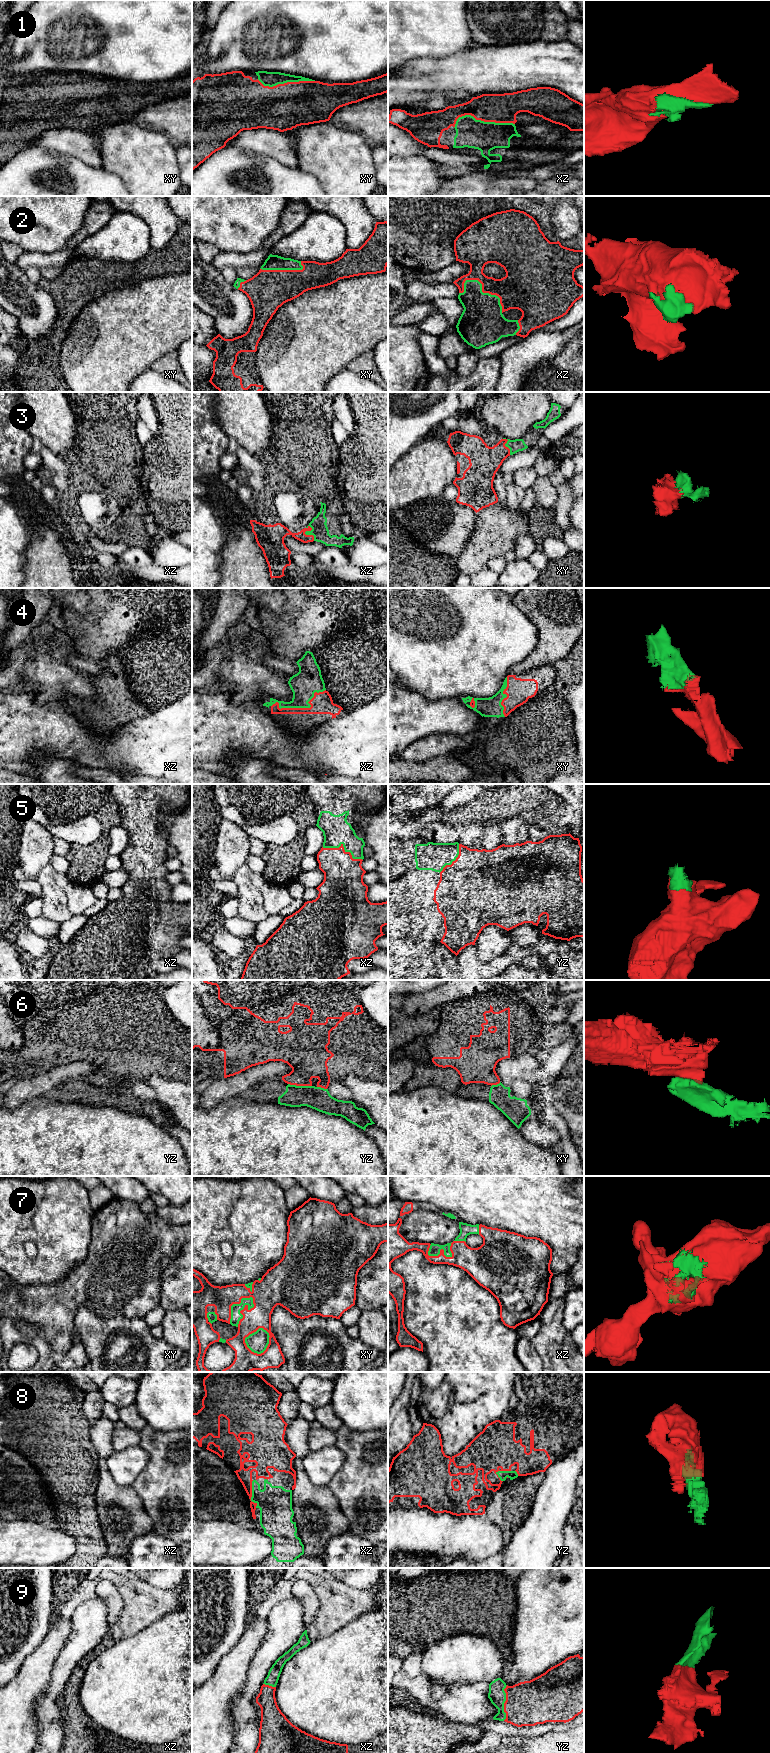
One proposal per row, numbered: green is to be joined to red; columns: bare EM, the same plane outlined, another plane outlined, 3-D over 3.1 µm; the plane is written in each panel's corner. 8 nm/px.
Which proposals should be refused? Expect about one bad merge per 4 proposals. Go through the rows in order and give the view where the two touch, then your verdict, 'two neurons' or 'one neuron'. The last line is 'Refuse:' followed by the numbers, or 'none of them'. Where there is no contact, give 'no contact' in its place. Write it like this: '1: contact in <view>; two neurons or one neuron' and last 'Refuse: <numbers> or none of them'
1: contact in xz; one neuron
2: contact in xz; one neuron
3: contact in xz; one neuron
4: contact in xz; one neuron
5: contact in xz; one neuron
6: contact in yz; two neurons
7: contact in xy; one neuron
8: contact in xz; one neuron
9: contact in yz; one neuron
Refuse: 6

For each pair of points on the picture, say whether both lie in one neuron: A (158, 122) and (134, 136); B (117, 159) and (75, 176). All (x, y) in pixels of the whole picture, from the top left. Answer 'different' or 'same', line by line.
A: different
B: different

